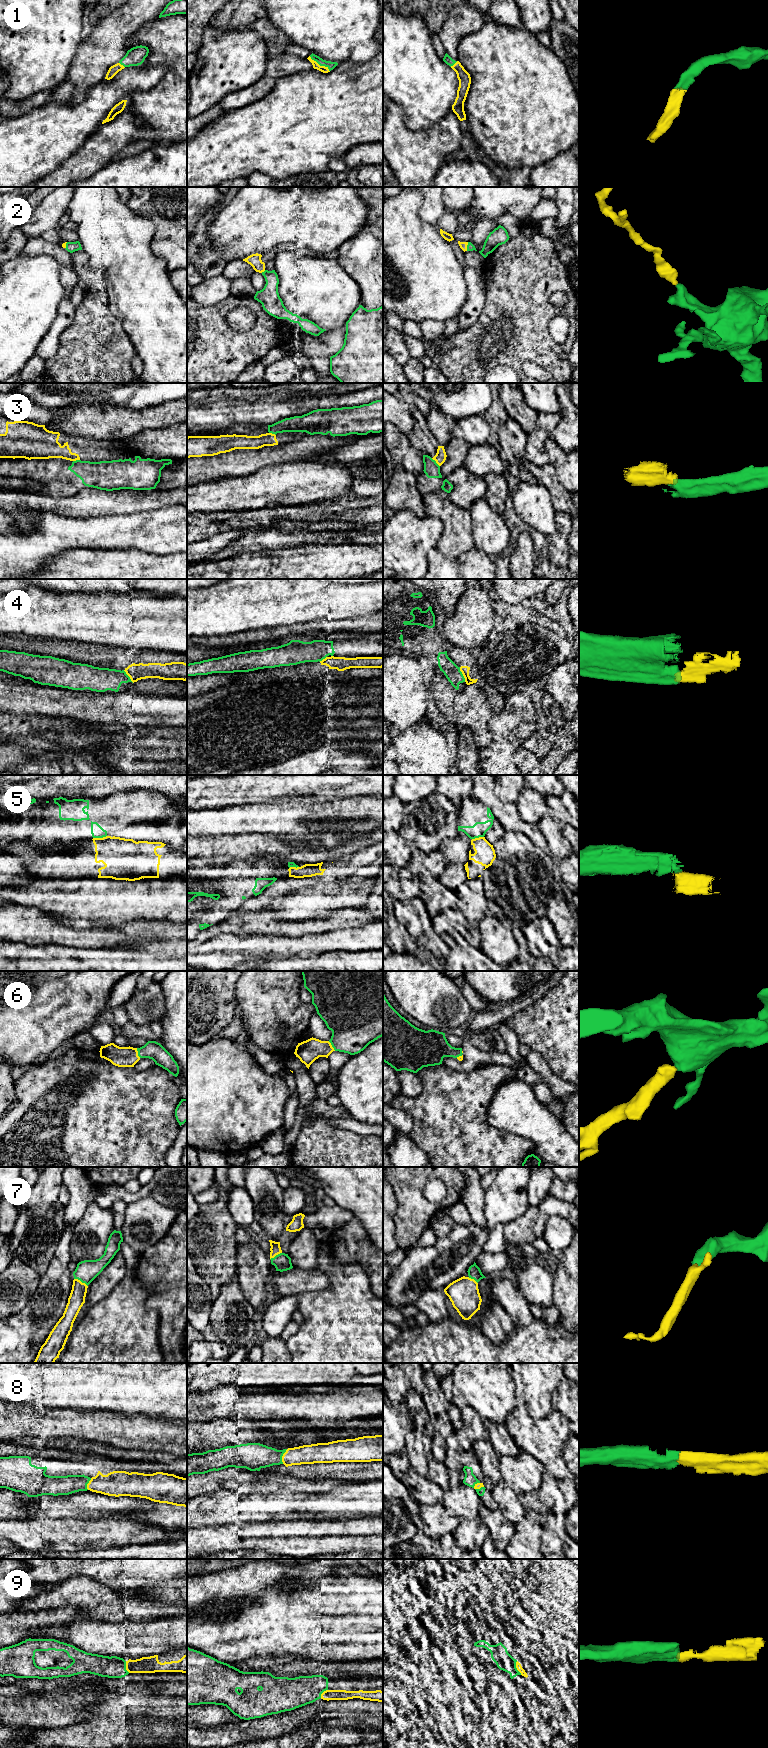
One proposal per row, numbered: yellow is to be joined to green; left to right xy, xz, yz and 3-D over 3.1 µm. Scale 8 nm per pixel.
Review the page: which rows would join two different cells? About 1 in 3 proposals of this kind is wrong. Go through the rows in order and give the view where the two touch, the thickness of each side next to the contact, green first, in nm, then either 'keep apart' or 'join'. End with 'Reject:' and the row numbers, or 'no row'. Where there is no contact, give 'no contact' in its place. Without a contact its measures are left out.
1: meets green in xz; 60 nm thick on the green side, 50 nm on the other; join
2: meets green in yz; 60 nm thick on the green side, 60 nm on the other; join
3: meets green in yz; 130 nm thick on the green side, 90 nm on the other; keep apart
4: meets green in yz; 130 nm thick on the green side, 60 nm on the other; keep apart
5: meets green in xy; 100 nm thick on the green side, 300 nm on the other; keep apart
6: meets green in xy; 150 nm thick on the green side, 160 nm on the other; join
7: meets green in xy; 180 nm thick on the green side, 130 nm on the other; join
8: meets green in xz; 220 nm thick on the green side, 160 nm on the other; join
9: meets green in yz; 140 nm thick on the green side, 50 nm on the other; join
Reject: 3, 4, 5

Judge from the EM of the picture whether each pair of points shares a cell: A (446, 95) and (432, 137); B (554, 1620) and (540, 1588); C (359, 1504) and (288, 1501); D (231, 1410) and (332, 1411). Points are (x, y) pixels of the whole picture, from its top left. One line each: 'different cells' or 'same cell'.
A: different cells
B: same cell
C: same cell
D: same cell

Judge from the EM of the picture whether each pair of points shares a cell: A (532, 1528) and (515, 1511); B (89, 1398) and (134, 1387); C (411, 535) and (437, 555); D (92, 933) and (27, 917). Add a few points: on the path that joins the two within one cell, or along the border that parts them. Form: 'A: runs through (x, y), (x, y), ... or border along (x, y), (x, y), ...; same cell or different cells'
A: border along (525, 1516), (515, 1525); different cells
B: runs through (100, 1387), (123, 1387); same cell
C: border along (436, 546), (428, 552), (427, 568); different cells
D: runs through (76, 935), (63, 935), (43, 928); same cell

